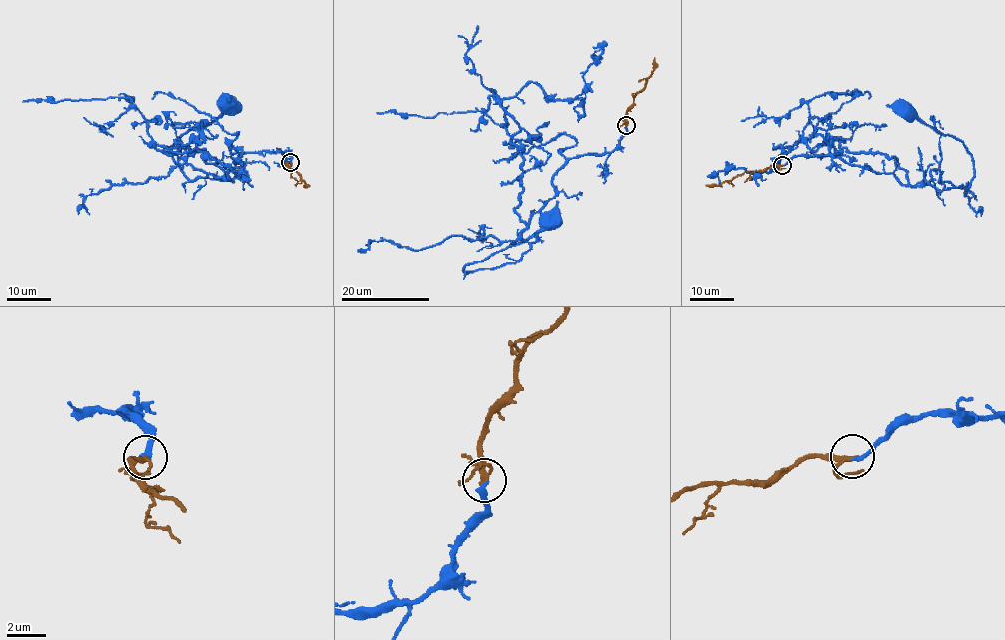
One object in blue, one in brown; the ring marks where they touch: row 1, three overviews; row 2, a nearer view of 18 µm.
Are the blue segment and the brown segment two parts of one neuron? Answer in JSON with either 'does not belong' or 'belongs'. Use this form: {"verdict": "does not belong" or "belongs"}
{"verdict": "belongs"}

